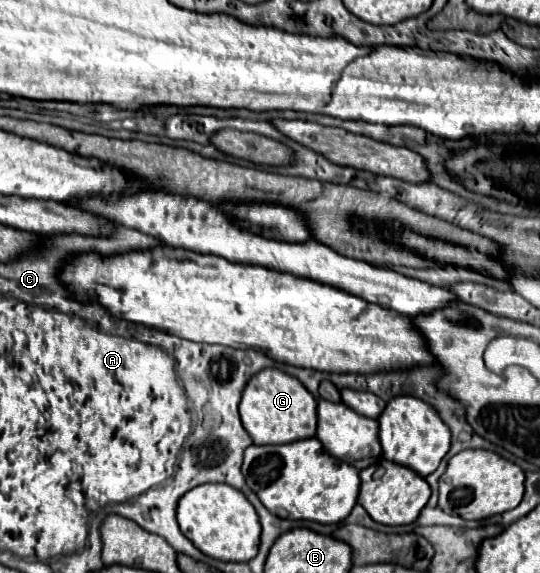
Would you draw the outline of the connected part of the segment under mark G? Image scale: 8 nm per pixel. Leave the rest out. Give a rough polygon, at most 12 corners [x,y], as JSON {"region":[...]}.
{"region":[[263,369],[239,415],[255,445],[315,437],[315,397],[295,377]]}

